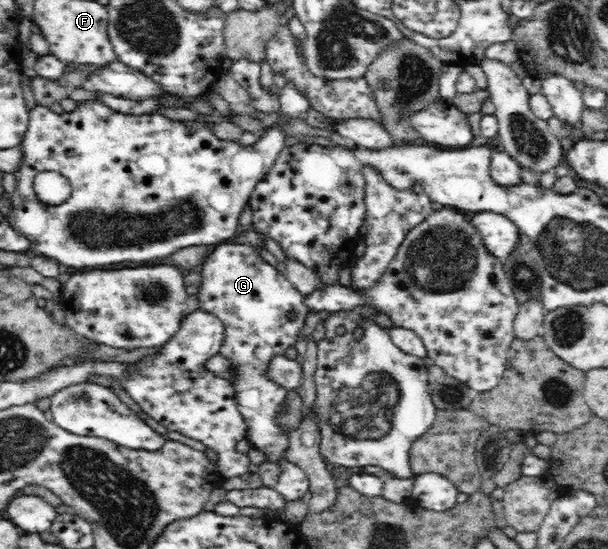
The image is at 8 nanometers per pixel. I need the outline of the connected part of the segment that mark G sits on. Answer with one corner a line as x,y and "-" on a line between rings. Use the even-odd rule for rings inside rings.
248,244
216,246
202,262
199,273
201,285
196,293
198,310
215,314
225,326
225,340
219,353
233,366
230,382
234,387
236,408
247,426
244,440
254,449
263,452
264,462
280,465
280,474
274,488
285,500
298,500
308,492
309,478
285,456
289,448
289,432
277,424
277,410
289,390
268,379
268,368
272,358
283,355
295,346
301,333
305,332
310,313
305,296
-
290,310
296,313
293,321
288,320

